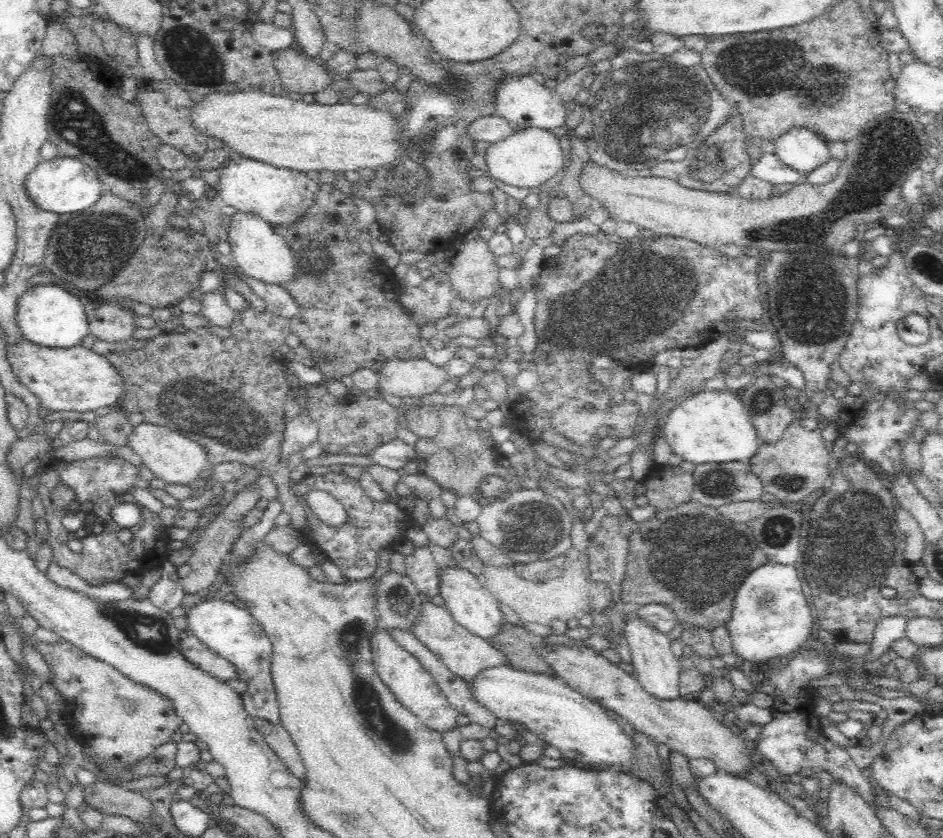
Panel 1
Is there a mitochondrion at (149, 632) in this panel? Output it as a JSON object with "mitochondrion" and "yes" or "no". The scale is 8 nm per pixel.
{"mitochondrion":"yes"}

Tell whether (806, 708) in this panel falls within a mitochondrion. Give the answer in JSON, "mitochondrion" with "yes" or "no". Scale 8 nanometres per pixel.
{"mitochondrion":"no"}

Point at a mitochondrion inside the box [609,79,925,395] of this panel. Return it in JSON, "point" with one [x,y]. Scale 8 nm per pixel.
{"point":[818,309]}

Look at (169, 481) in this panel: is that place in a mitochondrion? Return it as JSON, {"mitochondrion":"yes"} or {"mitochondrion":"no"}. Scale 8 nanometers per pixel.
{"mitochondrion":"no"}

